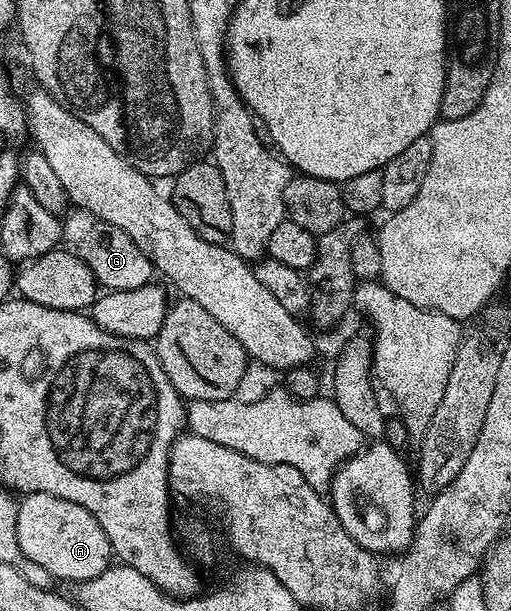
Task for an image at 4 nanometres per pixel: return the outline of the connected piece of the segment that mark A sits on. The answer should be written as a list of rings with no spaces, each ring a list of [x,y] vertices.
[[[50,493],[25,494],[18,503],[18,545],[22,553],[34,565],[42,565],[46,573],[53,579],[65,579],[69,585],[85,583],[98,577],[113,562],[112,546],[98,521],[82,505],[74,505],[74,501],[66,501],[62,497],[54,497]]]

